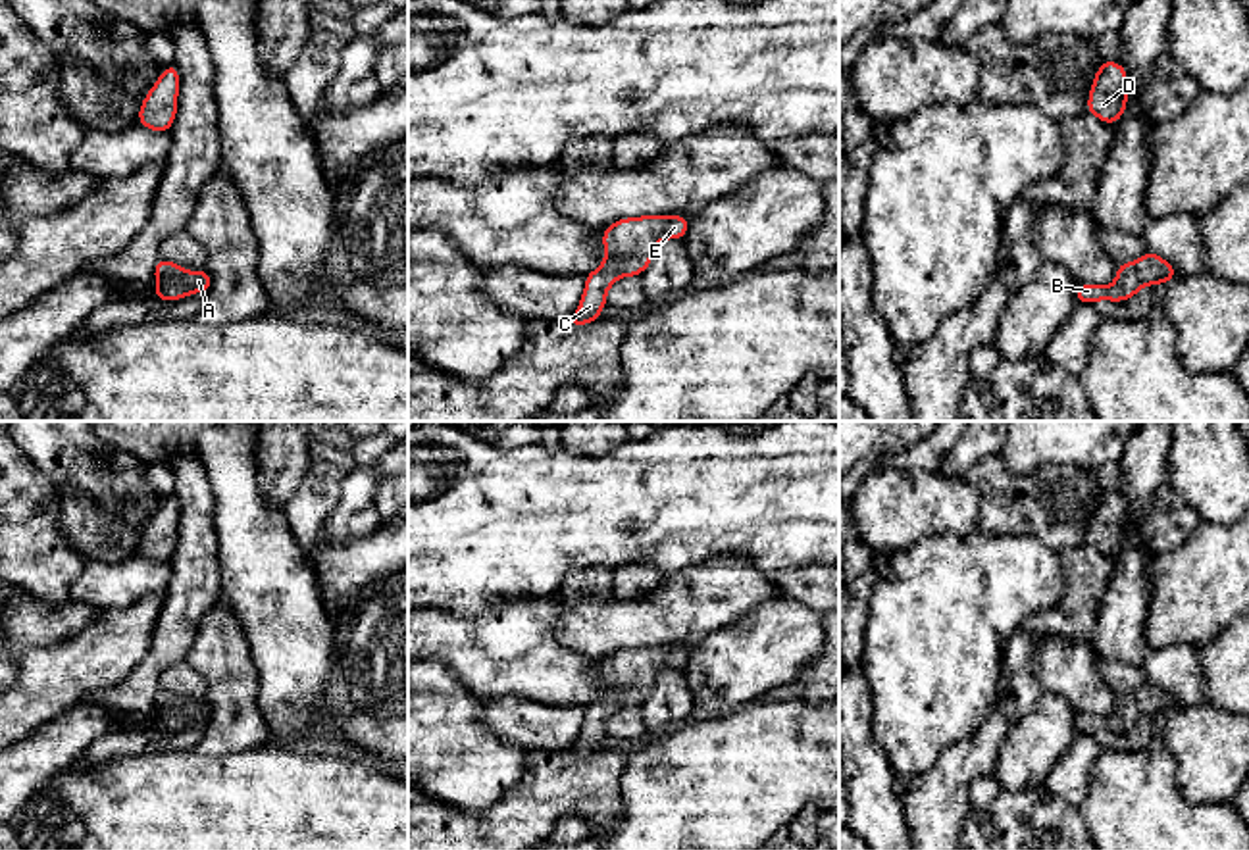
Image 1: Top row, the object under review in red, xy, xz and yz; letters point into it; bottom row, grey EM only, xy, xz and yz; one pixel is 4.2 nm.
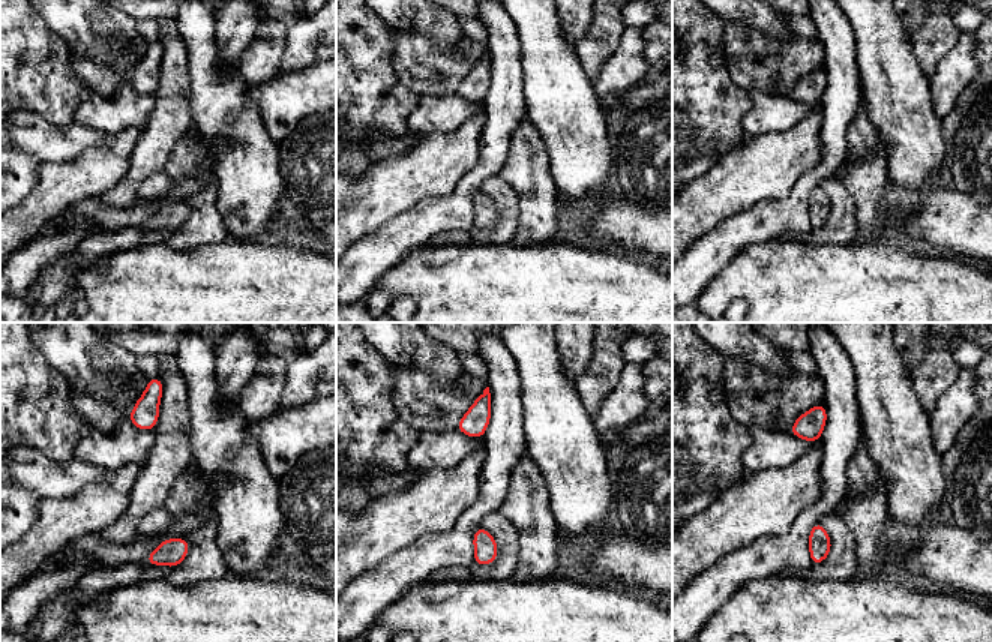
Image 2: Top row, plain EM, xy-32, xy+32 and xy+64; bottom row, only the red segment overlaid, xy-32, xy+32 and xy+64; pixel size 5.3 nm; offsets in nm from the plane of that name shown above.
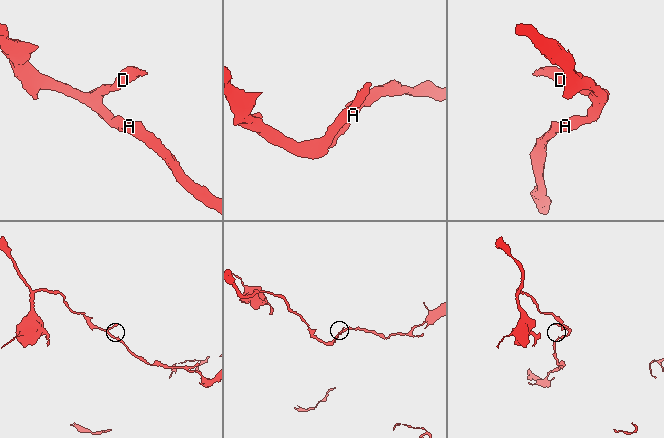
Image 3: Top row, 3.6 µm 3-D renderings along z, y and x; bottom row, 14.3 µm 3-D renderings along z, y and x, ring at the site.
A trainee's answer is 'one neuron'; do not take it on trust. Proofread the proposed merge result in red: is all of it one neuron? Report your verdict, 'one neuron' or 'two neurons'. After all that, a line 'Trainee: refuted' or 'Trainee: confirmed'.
one neuron
Trainee: confirmed

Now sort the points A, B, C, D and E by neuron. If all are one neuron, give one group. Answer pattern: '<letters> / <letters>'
A B C D E

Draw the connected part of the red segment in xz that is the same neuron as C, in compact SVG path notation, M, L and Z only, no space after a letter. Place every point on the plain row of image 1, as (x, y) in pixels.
M643 646L618 650L602 660L606 690L585 706L585 721L577 742L562 754L585 756L600 750L606 723L618 708L637 708L652 692L662 669L683 671L689 650L685 646Z

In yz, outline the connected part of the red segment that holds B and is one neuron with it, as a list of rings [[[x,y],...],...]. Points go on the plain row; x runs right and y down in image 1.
[[[1147,681],[1139,690],[1116,696],[1118,710],[1109,717],[1076,715],[1076,733],[1095,735],[1097,731],[1122,733],[1132,731],[1145,715],[1168,713],[1178,702],[1160,687]]]

